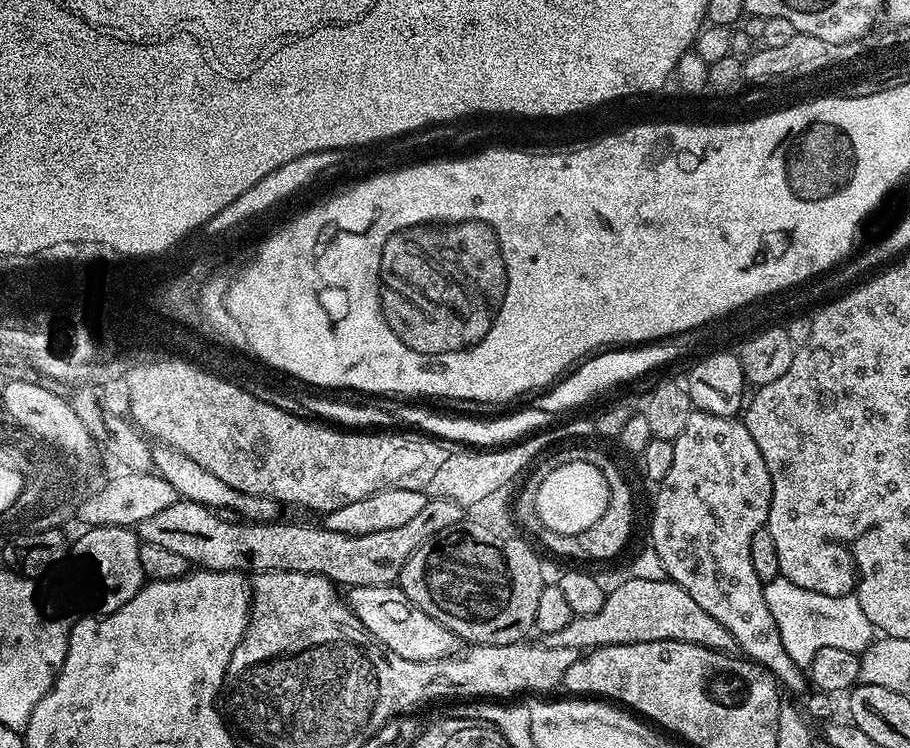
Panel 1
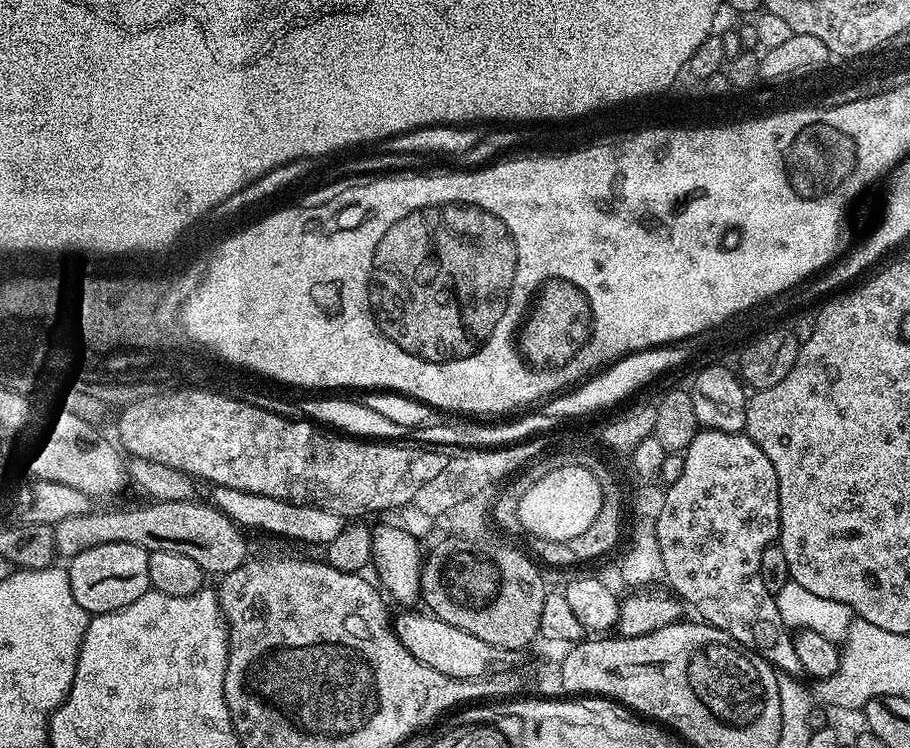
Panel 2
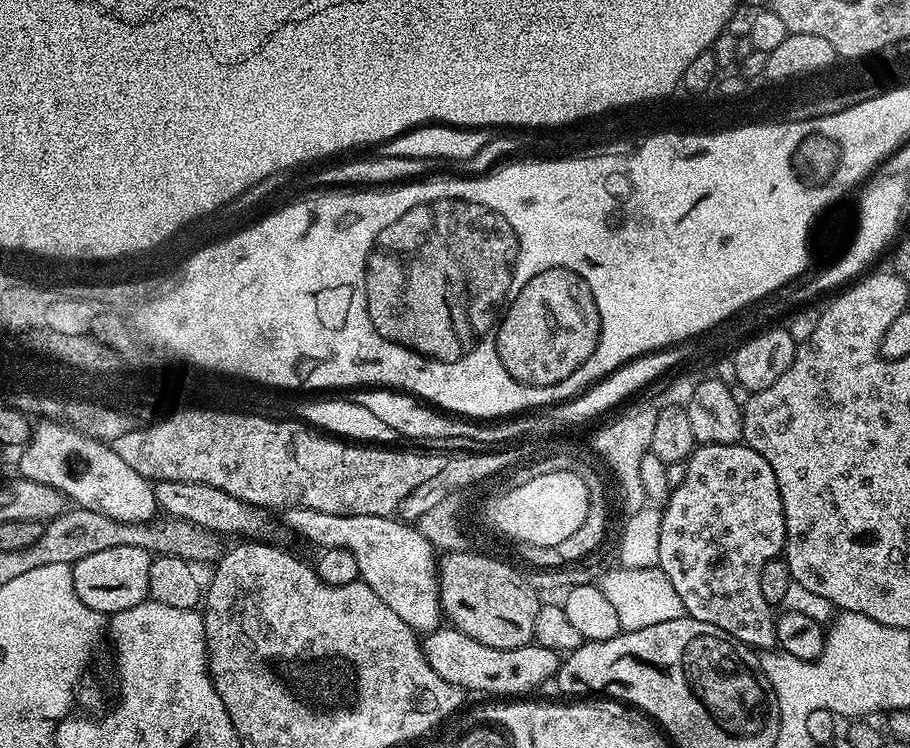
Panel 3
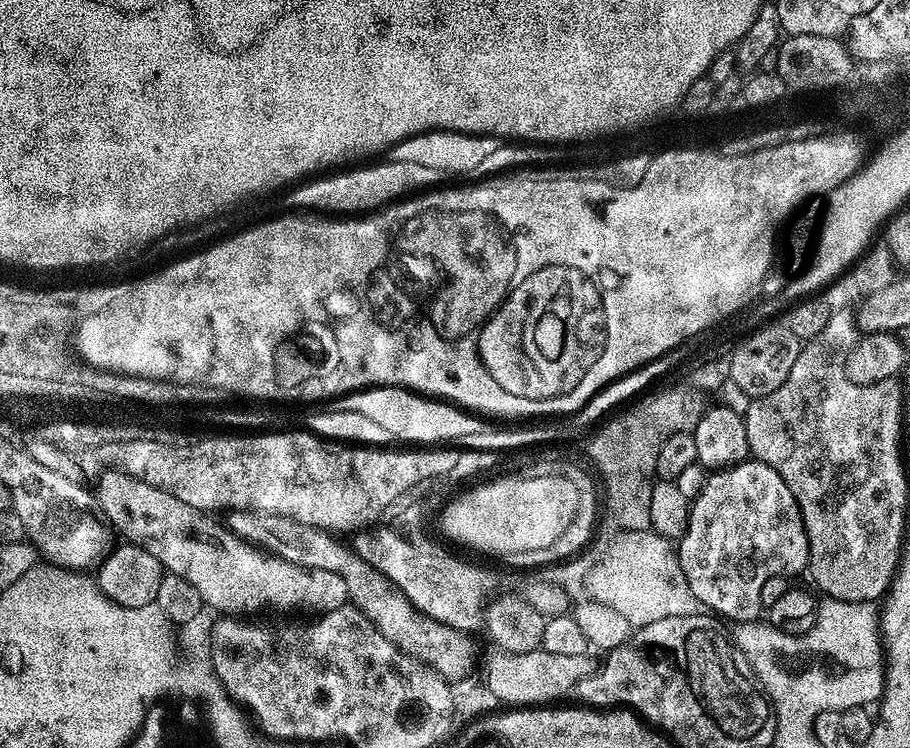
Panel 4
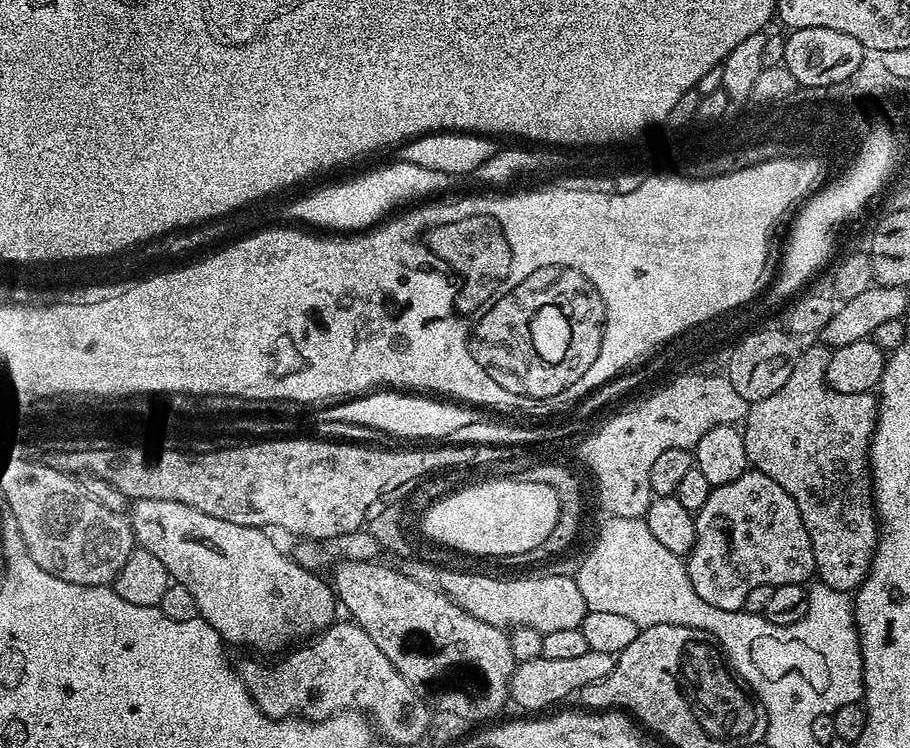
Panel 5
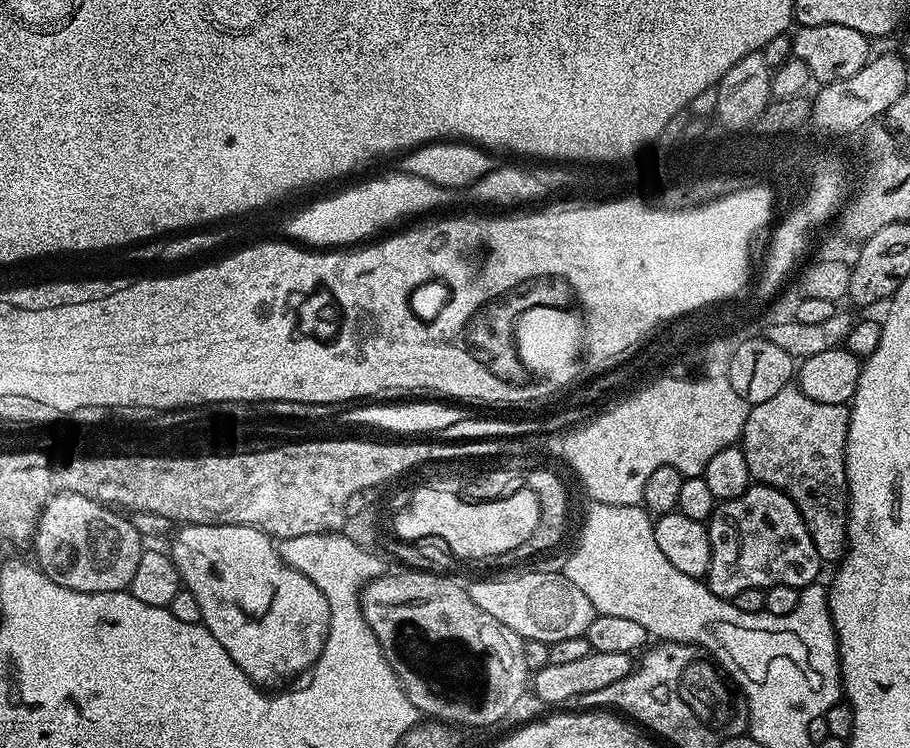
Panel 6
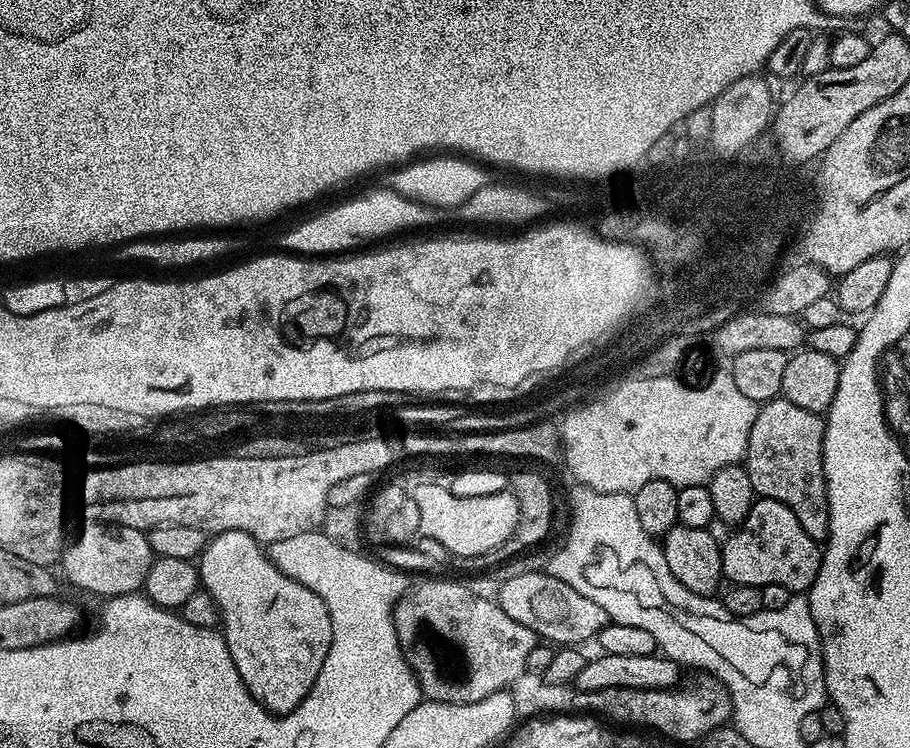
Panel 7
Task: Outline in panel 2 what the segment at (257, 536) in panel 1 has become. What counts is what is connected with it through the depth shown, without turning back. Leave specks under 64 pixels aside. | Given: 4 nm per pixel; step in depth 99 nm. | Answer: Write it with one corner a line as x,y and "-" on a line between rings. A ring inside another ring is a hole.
199,499
178,502
144,502
141,508
116,508
113,512
89,510
86,514
74,514
74,518
62,518
54,525
56,551
61,557
77,556
82,550
102,546
106,542
130,542
130,546
142,546
147,552
167,550
173,554
189,556
202,566
205,574
223,574
238,570
249,559
248,540
241,528
211,503
199,504

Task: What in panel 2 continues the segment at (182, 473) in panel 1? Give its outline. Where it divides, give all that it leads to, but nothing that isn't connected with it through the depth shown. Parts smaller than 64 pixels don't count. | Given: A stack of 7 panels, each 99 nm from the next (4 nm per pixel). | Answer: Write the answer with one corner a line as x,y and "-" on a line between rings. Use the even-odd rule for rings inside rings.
215,486
211,489
210,503
226,518
230,518
241,528
252,532
269,532
272,536
281,536
284,540
297,540
300,544
321,544
327,546
344,528
345,517
322,510
313,504
295,504
278,498
266,498
266,494
250,494
234,490
230,486

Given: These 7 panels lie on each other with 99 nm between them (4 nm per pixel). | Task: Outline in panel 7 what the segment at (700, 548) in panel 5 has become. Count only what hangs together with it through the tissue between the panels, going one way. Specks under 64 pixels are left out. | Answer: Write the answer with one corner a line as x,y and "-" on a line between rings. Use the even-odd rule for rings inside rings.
757,498
753,500
746,518
728,536
728,541
723,541
720,557
722,558
723,579
729,585
741,584
742,586
754,586
765,588
766,586
786,586
793,594
807,593
808,587
814,582
814,578
820,569
822,555
821,545
806,530
802,530
798,518
794,518
790,506
782,506
782,502

